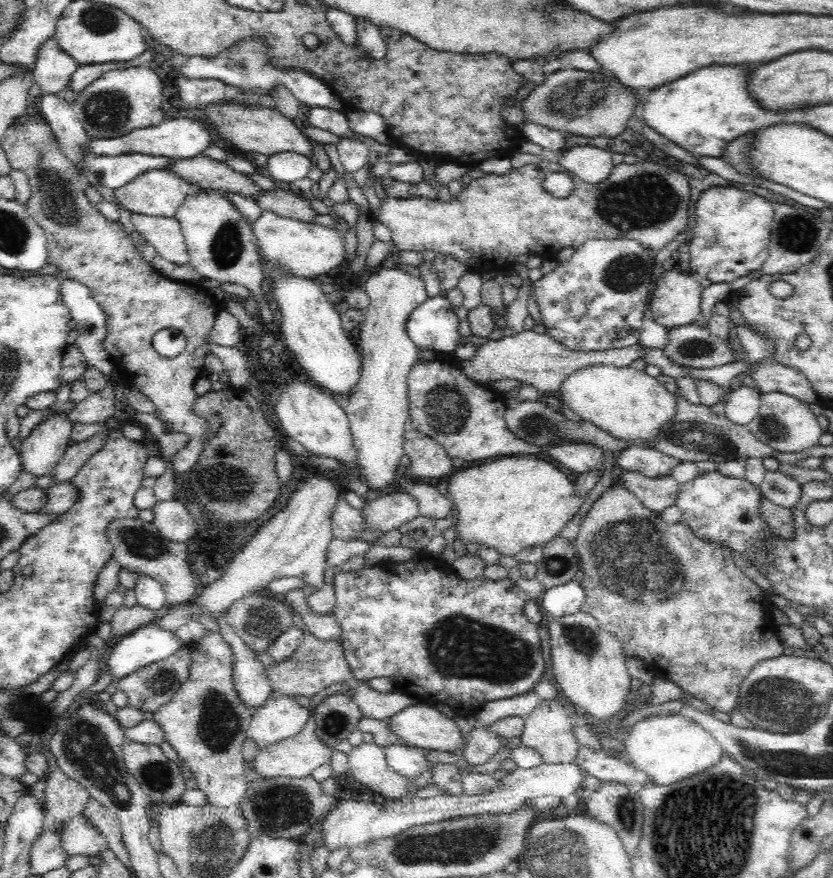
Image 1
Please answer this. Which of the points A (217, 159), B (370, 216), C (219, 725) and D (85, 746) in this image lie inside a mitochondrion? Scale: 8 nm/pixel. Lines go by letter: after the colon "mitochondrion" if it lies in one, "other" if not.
A: other
B: other
C: mitochondrion
D: mitochondrion

